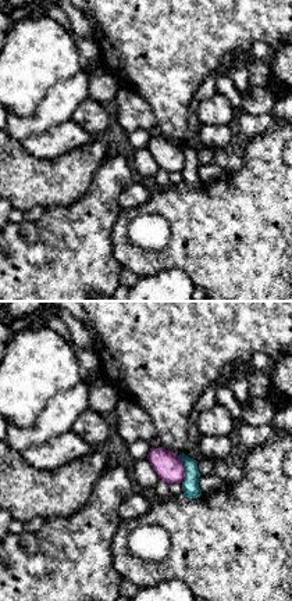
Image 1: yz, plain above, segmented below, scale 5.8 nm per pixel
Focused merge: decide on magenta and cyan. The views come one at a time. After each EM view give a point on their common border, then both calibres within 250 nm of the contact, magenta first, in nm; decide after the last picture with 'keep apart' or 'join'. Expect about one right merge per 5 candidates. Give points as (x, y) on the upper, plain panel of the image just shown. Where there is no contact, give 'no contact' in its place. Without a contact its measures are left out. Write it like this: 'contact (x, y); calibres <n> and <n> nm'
contact (184, 158); calibres 160 and 100 nm

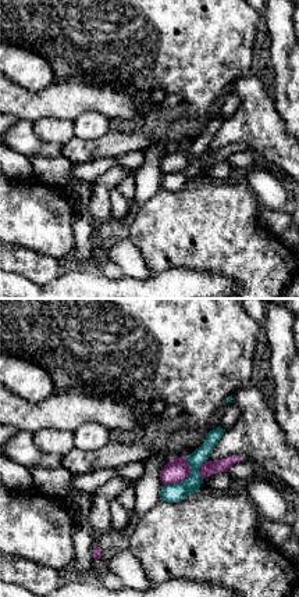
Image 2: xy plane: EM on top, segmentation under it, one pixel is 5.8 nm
contact (185, 167); calibres 140 and 110 nm

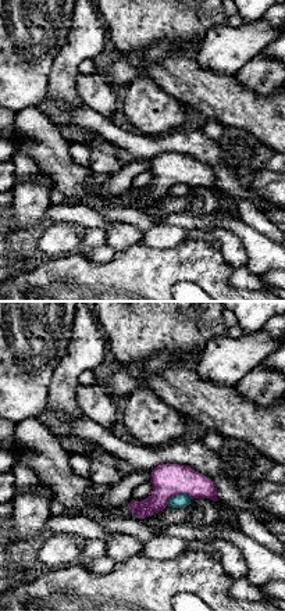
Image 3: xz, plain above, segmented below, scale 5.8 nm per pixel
contact (178, 182); calibres 190 and 80 nm

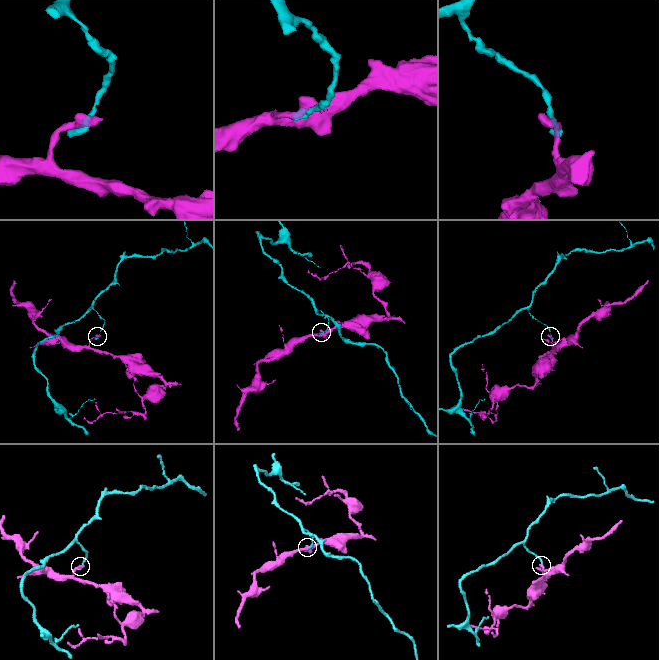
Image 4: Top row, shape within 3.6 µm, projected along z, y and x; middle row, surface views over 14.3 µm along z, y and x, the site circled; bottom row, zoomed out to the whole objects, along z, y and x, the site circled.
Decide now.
keep apart

